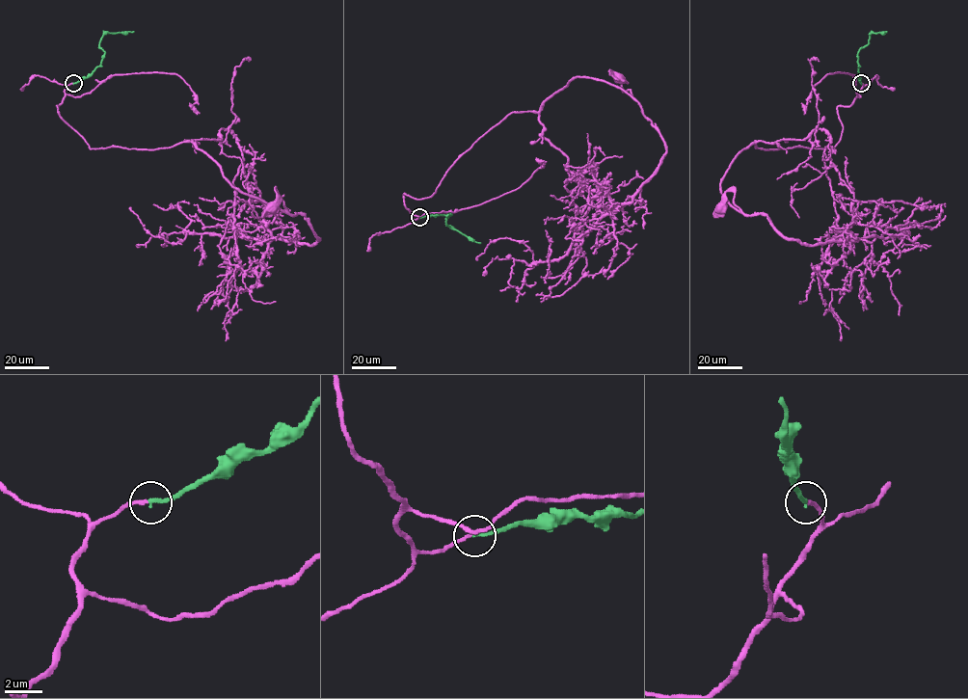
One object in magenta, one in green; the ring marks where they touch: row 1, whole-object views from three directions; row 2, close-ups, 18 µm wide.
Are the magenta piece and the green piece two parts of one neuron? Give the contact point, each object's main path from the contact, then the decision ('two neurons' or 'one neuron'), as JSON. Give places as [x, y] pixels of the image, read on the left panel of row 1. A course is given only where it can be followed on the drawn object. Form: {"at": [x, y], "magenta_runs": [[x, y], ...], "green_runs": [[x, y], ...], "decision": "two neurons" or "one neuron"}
{"at": [73, 83], "magenta_runs": [[73, 83], [58, 114], [90, 148], [191, 142], [230, 183], [286, 211], [275, 191], [272, 207]], "green_runs": [[73, 83], [87, 77], [100, 65], [105, 52], [99, 43], [103, 35], [134, 32]], "decision": "one neuron"}

